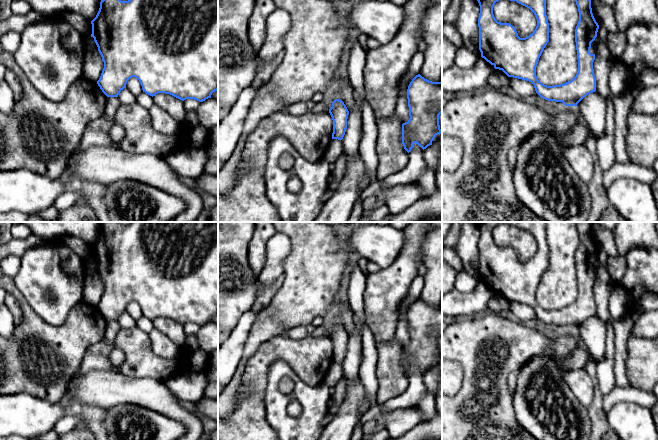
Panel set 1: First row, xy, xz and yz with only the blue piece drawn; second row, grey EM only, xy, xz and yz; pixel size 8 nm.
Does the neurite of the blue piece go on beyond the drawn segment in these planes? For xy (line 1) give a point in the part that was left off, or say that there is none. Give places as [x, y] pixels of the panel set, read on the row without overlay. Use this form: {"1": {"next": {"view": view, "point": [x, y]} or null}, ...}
{"1": {"next": null}}

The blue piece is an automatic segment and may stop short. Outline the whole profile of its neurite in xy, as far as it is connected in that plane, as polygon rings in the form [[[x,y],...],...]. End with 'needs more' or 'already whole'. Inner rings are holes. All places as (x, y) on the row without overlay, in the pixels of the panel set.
[[[104,222],[101,224],[99,235],[91,248],[91,261],[94,262],[104,286],[104,292],[97,308],[107,321],[118,321],[119,317],[126,312],[127,305],[132,301],[137,302],[143,316],[152,321],[158,317],[165,317],[182,325],[194,323],[203,326],[211,322],[212,317],[218,314],[218,222],[131,222],[128,225],[121,225],[119,222]]]; already whole

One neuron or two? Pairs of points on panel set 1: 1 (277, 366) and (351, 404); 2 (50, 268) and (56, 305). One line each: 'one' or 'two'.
1: two
2: one

